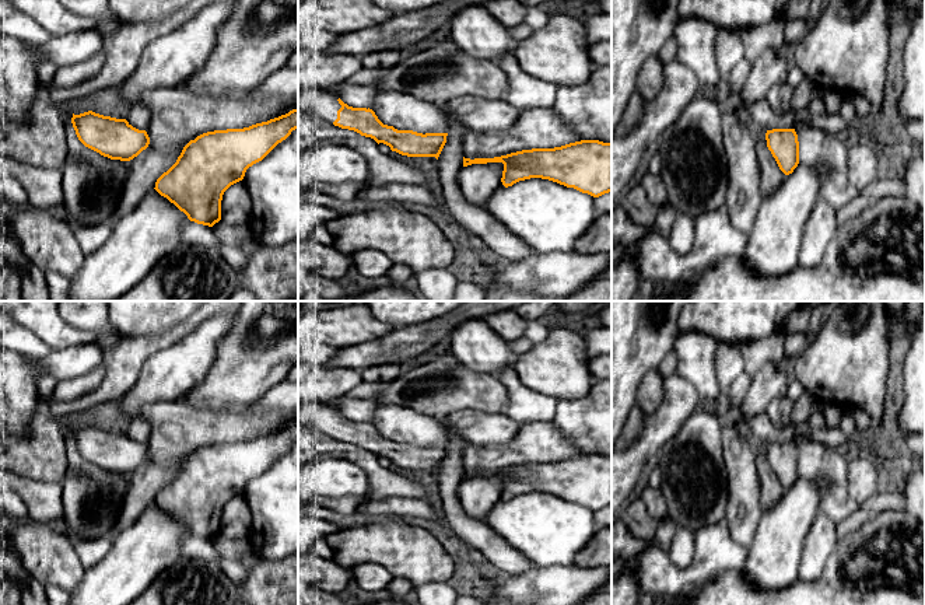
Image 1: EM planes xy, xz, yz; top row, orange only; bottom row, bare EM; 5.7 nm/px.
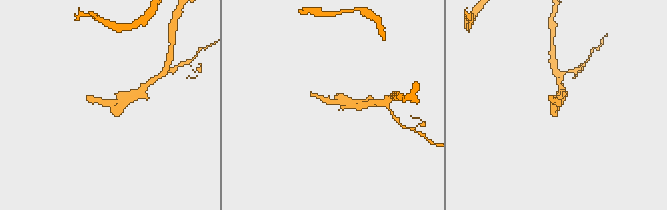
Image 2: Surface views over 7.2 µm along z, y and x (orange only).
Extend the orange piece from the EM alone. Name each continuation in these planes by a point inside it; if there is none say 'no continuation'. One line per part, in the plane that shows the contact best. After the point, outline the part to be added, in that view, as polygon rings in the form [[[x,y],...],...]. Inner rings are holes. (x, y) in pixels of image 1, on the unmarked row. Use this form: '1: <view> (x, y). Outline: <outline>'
1: xz (323, 416). Outline: [[[298,403],[298,424],[313,427],[333,437],[341,419],[330,403]]]

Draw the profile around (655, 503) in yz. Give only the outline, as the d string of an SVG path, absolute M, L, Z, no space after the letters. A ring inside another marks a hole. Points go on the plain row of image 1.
M648 486L642 492L641 499L645 503L649 515L656 522L670 518L670 515L668 513L668 506L666 506L665 497L659 489L654 489L654 487Z

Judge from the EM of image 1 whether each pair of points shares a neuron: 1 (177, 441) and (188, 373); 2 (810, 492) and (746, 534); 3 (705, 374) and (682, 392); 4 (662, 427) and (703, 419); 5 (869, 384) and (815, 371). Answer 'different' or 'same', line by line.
1: different
2: different
3: different
4: different
5: same

